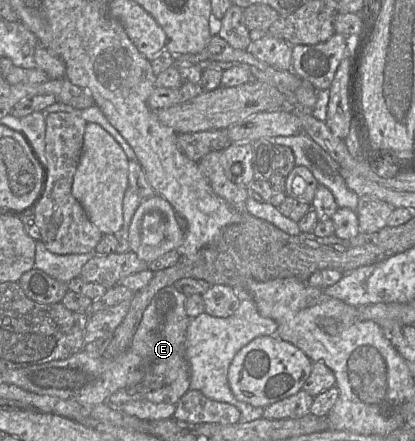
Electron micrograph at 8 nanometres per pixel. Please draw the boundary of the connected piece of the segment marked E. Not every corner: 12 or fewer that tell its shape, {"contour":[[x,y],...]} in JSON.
{"contour":[[161,289],[129,350],[142,381],[113,393],[176,404],[190,389],[186,295]]}

